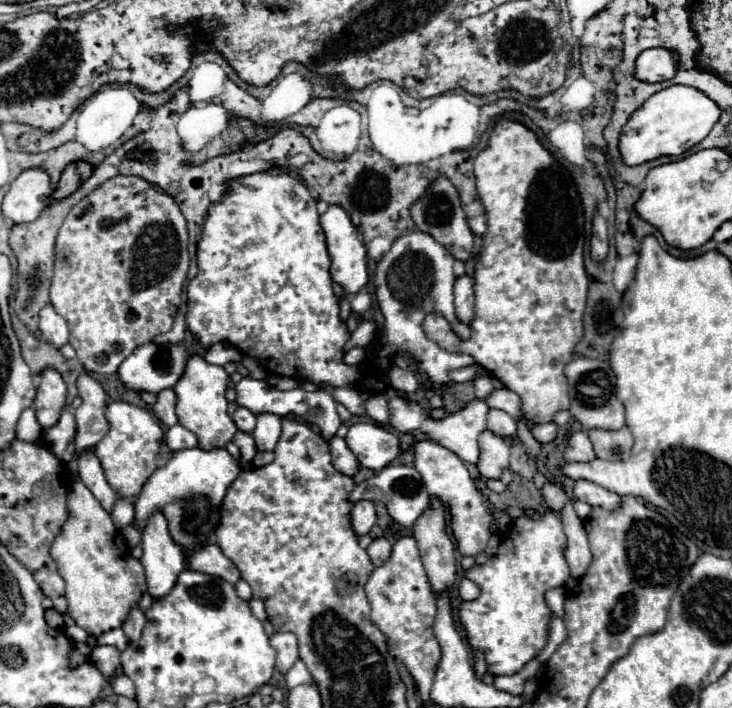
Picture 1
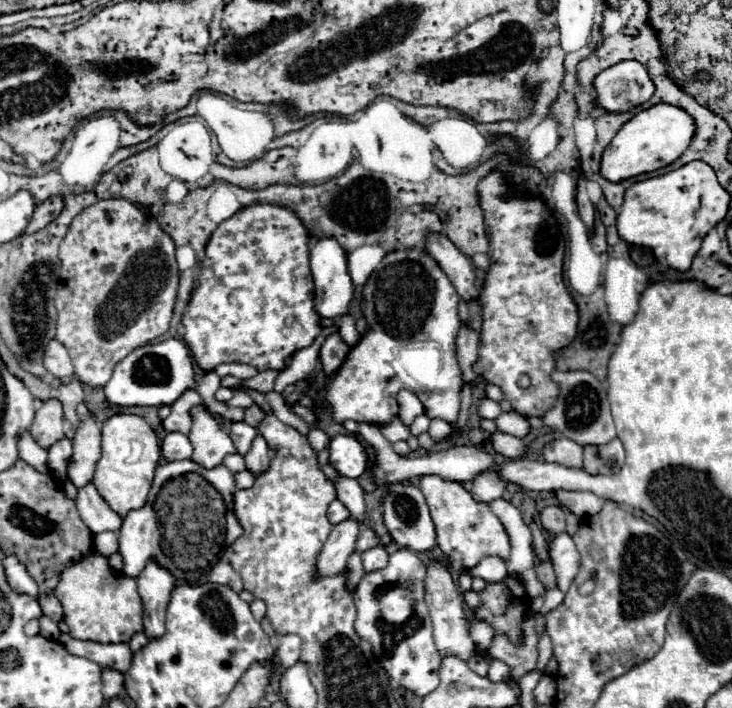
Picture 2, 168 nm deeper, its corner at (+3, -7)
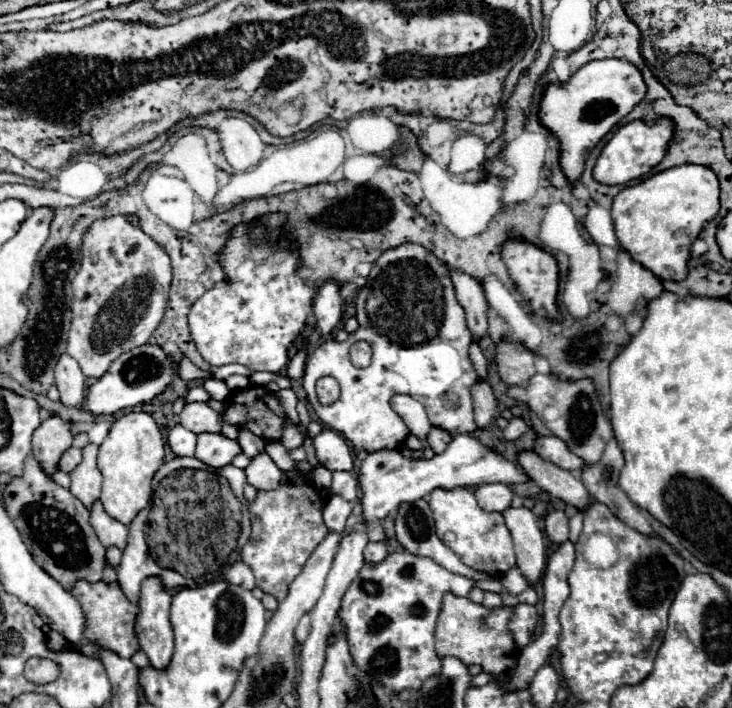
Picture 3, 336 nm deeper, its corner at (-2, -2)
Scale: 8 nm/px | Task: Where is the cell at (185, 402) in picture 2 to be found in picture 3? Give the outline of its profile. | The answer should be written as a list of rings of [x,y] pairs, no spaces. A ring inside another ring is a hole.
[[[186,404],[182,414],[180,414],[180,424],[188,430],[192,430],[194,434],[202,434],[202,432],[214,432],[220,434],[222,432],[222,424],[218,414],[206,404]]]

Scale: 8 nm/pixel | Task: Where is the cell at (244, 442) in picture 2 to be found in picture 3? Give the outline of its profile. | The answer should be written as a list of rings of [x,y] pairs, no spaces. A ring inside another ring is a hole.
[[[240,430],[238,444],[240,444],[242,452],[244,452],[248,458],[254,458],[254,456],[262,454],[262,452],[264,452],[264,446],[266,446],[266,442],[264,442],[262,438],[256,438],[254,434],[248,434],[248,430]]]

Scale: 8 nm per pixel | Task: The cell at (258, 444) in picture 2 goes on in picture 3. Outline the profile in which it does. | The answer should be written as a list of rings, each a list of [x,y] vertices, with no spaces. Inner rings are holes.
[[[260,454],[252,458],[250,466],[244,470],[248,484],[254,486],[256,490],[276,490],[282,482],[282,472],[278,466],[272,462],[268,454]]]

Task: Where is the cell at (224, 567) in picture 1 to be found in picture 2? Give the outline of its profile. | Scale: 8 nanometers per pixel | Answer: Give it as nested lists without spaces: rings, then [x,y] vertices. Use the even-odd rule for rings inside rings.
[[[217,561],[213,567],[211,567],[211,571],[209,571],[209,575],[207,575],[207,579],[211,581],[211,583],[223,583],[223,585],[229,585],[233,591],[241,591],[241,577],[239,577],[239,573],[229,565],[229,563],[225,563],[225,561]]]

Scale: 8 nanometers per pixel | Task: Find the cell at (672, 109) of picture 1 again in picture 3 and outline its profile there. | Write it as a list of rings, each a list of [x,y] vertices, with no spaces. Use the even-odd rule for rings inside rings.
[[[628,122],[616,130],[616,134],[608,140],[602,154],[598,156],[594,164],[594,180],[600,184],[626,184],[630,180],[636,180],[644,174],[648,174],[662,158],[664,150],[668,148],[668,138],[672,138],[672,122],[660,122],[646,124],[646,122]]]

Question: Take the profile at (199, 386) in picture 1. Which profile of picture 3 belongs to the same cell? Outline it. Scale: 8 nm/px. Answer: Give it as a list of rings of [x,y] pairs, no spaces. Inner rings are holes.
[[[198,434],[196,444],[196,458],[202,460],[206,466],[220,470],[232,462],[236,454],[240,454],[238,442],[222,436],[222,434]]]

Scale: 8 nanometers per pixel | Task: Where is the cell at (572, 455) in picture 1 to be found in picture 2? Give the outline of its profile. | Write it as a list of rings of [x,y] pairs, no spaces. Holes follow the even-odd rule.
[[[561,437],[545,447],[545,461],[559,463],[565,467],[583,467],[583,447],[567,437]]]

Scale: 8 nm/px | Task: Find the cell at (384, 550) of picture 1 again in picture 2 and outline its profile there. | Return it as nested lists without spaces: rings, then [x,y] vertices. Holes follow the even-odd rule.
[[[379,545],[379,547],[373,547],[371,551],[363,551],[361,553],[361,559],[363,559],[363,571],[369,573],[369,571],[377,571],[377,569],[383,569],[387,565],[387,551]]]

